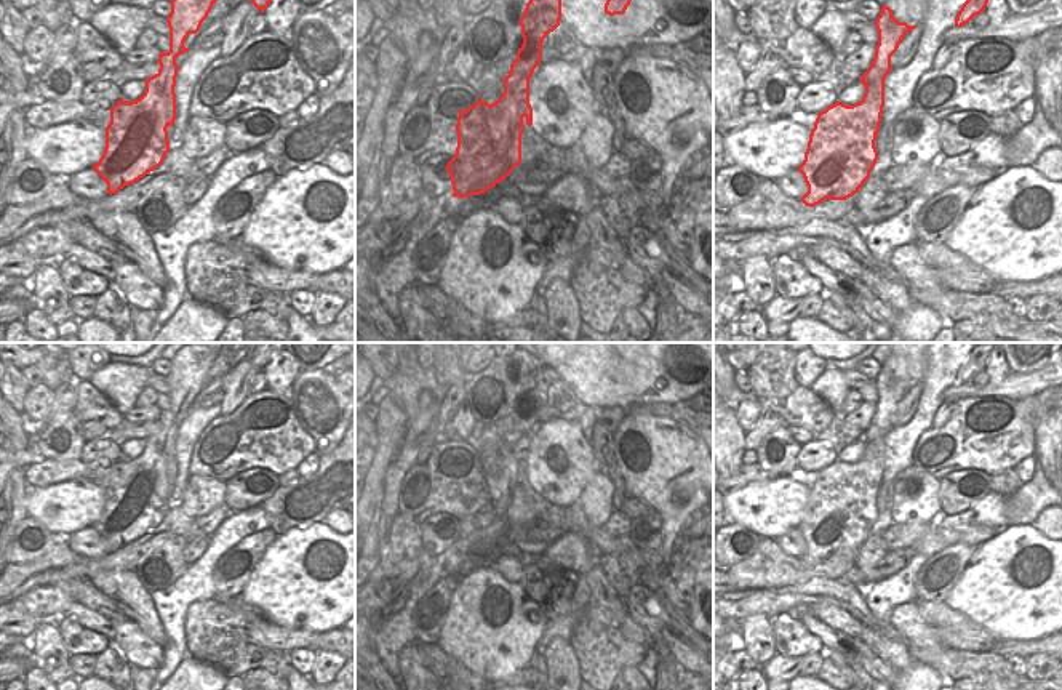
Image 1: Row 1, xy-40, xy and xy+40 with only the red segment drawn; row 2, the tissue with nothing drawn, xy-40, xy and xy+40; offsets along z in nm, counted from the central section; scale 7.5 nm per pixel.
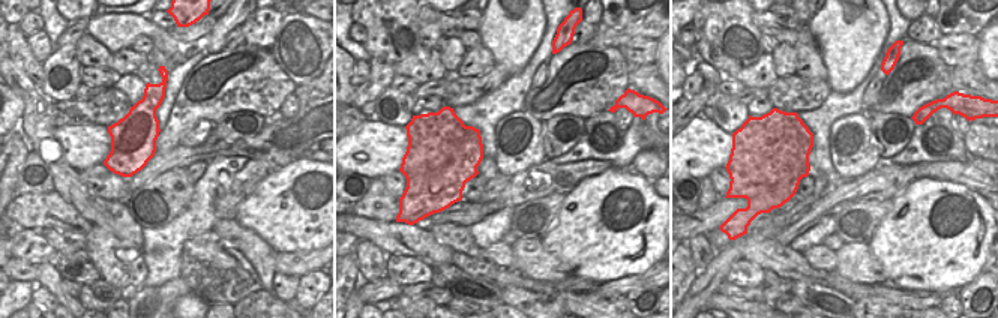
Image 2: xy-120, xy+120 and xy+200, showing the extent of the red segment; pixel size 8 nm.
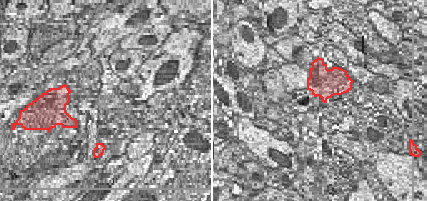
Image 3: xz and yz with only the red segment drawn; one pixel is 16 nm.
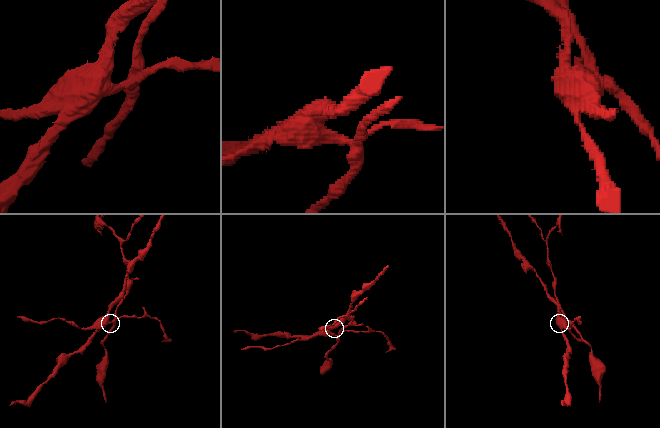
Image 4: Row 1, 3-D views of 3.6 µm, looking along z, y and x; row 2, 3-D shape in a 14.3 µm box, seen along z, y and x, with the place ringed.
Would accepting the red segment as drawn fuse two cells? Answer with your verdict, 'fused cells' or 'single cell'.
fused cells

